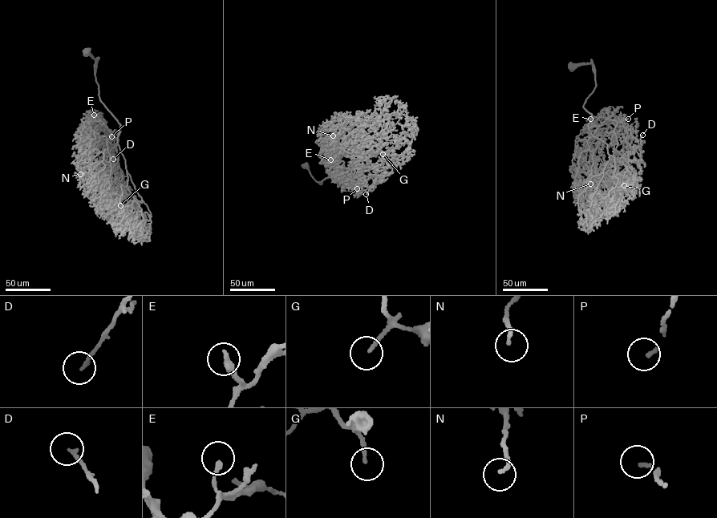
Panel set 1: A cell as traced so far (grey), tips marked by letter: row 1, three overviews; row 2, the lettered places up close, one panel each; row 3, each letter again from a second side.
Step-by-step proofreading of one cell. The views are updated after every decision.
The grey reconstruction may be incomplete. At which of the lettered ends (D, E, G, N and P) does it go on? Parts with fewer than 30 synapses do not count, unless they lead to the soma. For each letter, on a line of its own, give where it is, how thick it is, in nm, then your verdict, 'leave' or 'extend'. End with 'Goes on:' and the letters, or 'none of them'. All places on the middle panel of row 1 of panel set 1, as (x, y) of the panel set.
D: at (366, 194); 160 nm thick; leave
E: at (330, 159); 160 nm thick; leave
G: at (382, 154); 160 nm thick; extend
N: at (333, 135); 160 nm thick; leave
P: at (357, 188); 150 nm thick; extend
Goes on: G, P

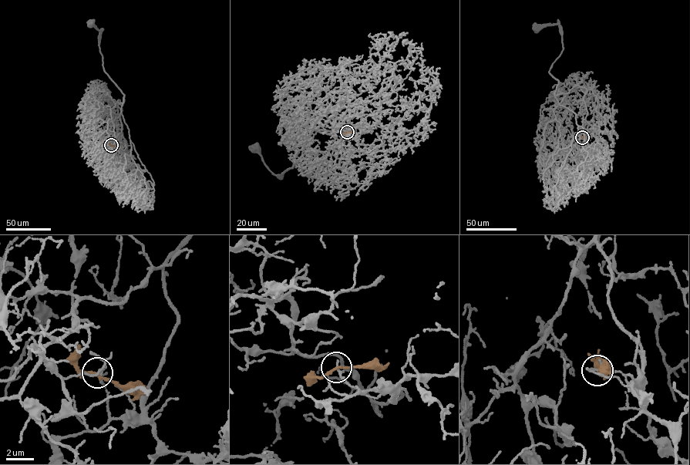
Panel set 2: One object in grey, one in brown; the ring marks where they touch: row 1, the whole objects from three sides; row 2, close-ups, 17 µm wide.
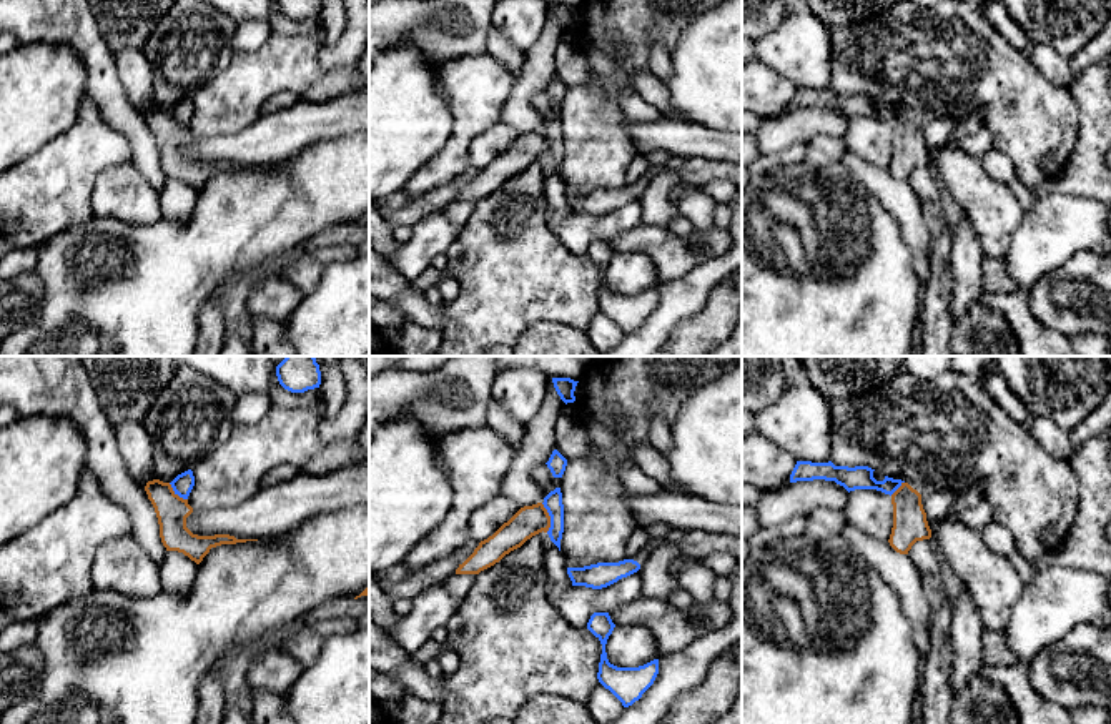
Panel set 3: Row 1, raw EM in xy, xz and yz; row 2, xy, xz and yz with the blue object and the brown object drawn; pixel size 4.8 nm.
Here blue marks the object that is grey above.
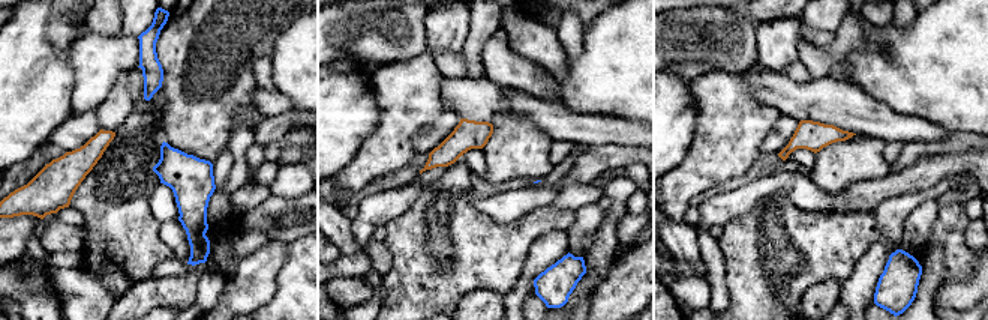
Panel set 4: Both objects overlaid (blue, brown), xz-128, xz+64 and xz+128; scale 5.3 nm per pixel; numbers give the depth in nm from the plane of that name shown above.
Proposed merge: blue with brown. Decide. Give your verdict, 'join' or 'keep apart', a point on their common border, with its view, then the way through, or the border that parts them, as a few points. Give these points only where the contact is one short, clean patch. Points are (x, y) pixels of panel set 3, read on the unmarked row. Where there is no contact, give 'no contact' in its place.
keep apart; contact xz (551, 145); border xz (541, 130), (549, 143), (548, 158)

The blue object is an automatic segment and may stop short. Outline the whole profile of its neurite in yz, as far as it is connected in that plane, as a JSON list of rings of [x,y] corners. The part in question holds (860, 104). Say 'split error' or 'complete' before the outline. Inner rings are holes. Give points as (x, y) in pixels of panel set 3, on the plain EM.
complete; [[[797,88],[790,102],[790,110],[825,107],[835,108],[837,112],[843,113],[848,120],[855,117],[876,117],[890,123],[905,110],[901,107],[893,107],[888,103],[885,103],[883,108],[876,108],[873,105],[873,98],[875,97],[868,93],[835,93],[832,88]]]

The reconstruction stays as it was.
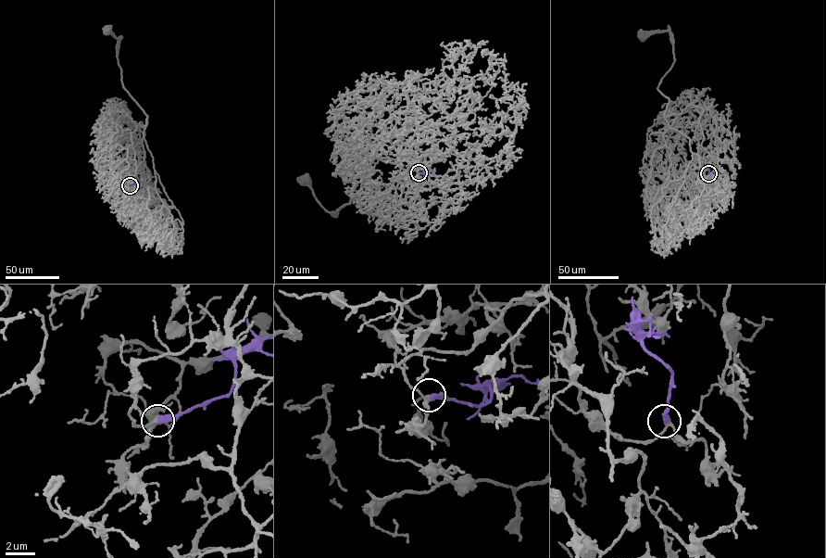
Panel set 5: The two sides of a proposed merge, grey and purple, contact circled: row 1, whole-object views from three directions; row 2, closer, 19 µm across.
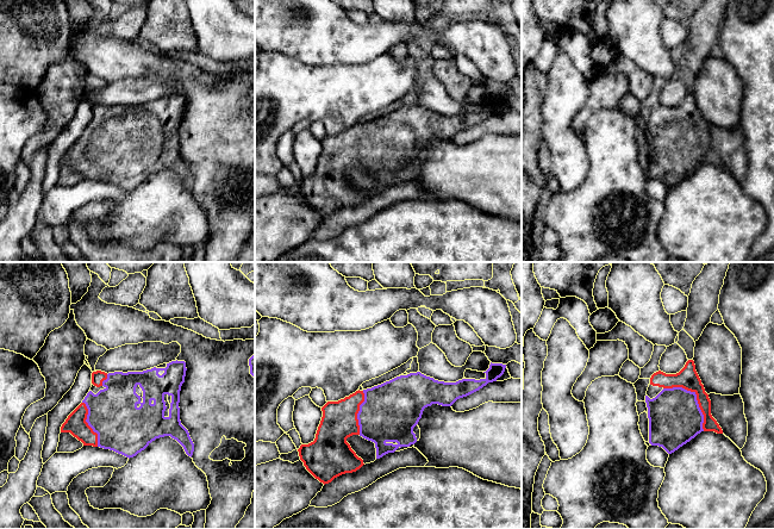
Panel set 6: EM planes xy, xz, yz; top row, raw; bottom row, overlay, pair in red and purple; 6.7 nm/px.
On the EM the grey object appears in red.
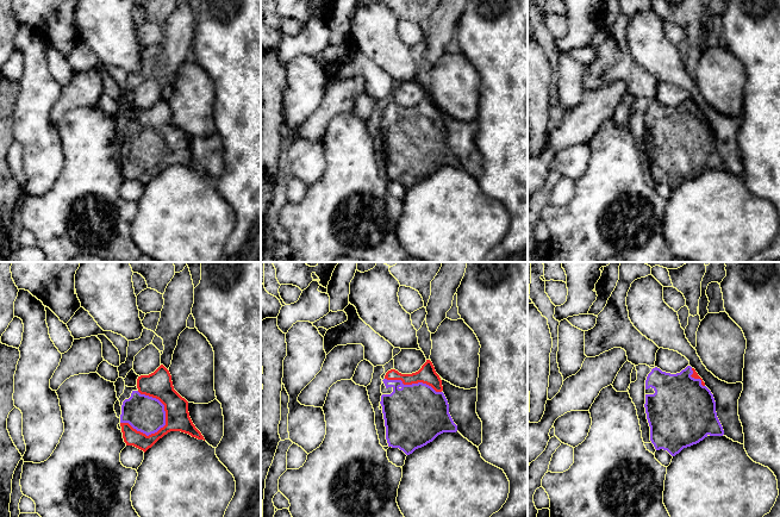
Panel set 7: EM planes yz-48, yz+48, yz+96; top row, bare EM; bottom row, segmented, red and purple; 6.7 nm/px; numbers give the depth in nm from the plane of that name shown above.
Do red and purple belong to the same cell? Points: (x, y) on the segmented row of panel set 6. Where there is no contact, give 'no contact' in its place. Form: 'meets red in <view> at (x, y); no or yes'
meets red in yz at (697, 397); yes

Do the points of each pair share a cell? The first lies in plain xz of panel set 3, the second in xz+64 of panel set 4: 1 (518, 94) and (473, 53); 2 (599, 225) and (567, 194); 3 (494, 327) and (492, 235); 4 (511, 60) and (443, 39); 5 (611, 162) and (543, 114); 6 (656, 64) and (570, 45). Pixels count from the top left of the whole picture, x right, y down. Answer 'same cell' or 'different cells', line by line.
1: same cell
2: different cells
3: same cell
4: different cells
5: different cells
6: same cell

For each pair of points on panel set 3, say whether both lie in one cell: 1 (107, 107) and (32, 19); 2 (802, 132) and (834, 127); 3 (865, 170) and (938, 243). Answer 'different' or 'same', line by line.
1: same
2: same
3: different

